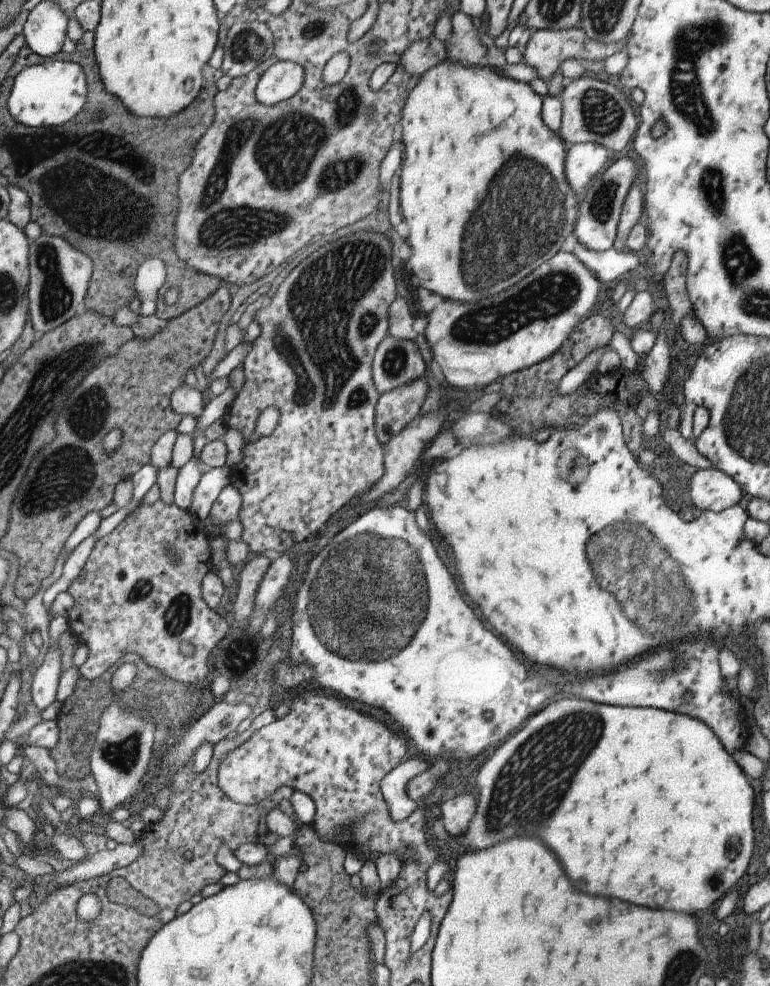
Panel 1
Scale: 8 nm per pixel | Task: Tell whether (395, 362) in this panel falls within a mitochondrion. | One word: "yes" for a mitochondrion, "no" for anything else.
yes

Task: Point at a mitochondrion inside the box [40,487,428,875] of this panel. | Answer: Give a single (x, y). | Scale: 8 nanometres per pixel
(123, 756)

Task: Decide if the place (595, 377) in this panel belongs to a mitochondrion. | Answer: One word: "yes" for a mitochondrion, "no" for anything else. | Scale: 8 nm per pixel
no

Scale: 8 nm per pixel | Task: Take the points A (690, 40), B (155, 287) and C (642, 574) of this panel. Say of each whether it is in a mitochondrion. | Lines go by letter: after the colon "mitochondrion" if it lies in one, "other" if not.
A: mitochondrion
B: other
C: mitochondrion

